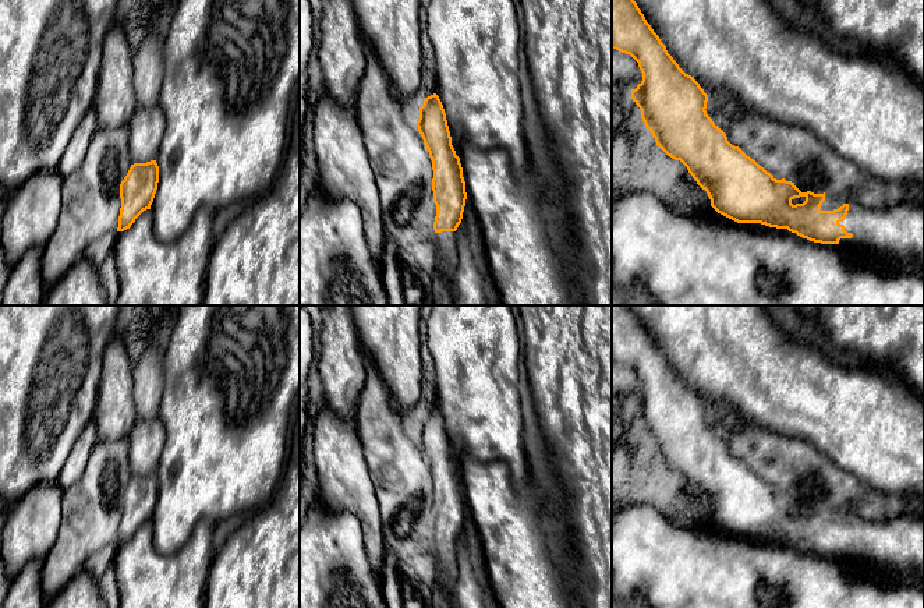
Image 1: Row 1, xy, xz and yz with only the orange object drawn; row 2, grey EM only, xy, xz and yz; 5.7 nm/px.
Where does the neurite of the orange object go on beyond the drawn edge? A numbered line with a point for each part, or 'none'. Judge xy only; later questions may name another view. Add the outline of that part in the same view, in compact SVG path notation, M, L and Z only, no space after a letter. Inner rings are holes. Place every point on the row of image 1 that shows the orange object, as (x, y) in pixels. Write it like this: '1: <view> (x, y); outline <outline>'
none

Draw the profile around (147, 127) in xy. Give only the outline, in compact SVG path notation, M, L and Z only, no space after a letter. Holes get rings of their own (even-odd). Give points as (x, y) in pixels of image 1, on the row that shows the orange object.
M159 106L135 109L128 121L131 163L156 160L164 135L166 117Z

